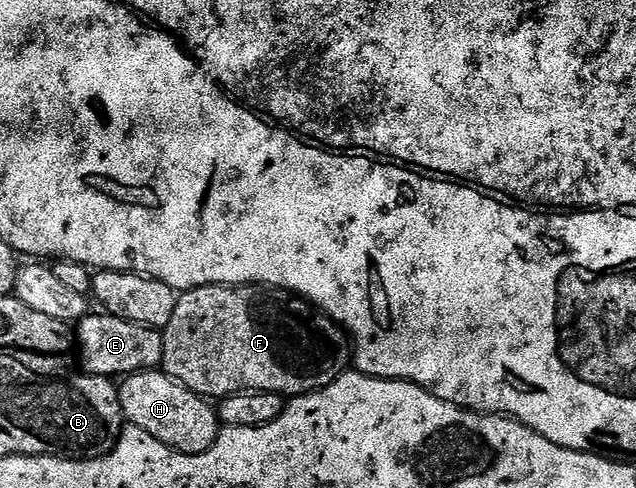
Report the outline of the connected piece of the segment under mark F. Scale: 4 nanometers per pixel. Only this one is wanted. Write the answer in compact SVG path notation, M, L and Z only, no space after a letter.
M207 284L201 288L192 288L189 292L181 292L176 297L174 315L162 330L164 337L164 363L163 371L173 376L180 384L184 384L192 392L205 398L223 398L233 396L235 392L277 392L285 398L304 396L307 392L317 392L330 386L350 368L350 337L339 324L332 321L329 316L319 308L308 303L307 300L284 291L282 288L267 286L237 286L235 284Z

